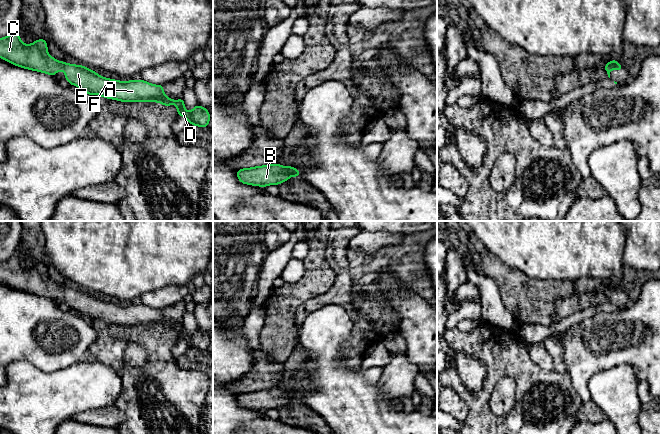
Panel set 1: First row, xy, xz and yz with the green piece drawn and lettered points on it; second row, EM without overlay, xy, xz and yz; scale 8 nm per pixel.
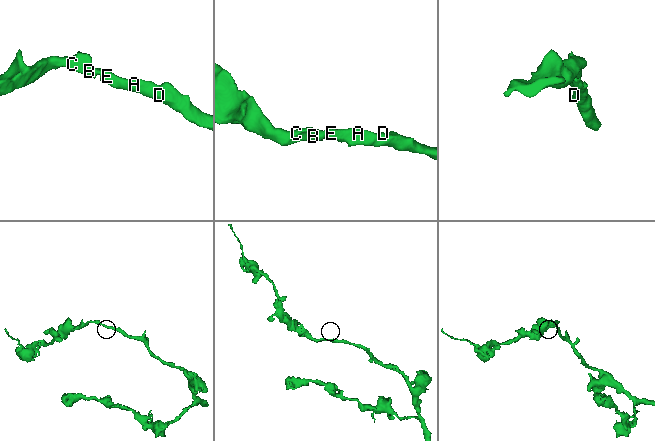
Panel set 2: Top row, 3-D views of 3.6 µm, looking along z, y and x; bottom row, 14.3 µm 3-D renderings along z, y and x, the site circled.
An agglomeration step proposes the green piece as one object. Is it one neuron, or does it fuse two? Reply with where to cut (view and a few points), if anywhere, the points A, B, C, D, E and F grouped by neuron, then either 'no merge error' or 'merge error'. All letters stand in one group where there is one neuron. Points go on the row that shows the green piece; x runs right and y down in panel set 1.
no cut | A B C D E F | no merge error

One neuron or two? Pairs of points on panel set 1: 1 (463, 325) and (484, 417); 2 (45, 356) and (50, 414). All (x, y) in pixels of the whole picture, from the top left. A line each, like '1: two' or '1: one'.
1: two
2: two

